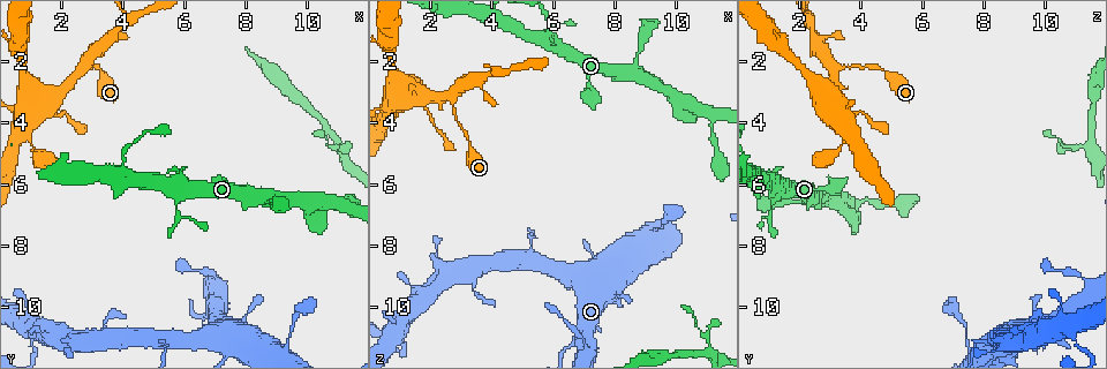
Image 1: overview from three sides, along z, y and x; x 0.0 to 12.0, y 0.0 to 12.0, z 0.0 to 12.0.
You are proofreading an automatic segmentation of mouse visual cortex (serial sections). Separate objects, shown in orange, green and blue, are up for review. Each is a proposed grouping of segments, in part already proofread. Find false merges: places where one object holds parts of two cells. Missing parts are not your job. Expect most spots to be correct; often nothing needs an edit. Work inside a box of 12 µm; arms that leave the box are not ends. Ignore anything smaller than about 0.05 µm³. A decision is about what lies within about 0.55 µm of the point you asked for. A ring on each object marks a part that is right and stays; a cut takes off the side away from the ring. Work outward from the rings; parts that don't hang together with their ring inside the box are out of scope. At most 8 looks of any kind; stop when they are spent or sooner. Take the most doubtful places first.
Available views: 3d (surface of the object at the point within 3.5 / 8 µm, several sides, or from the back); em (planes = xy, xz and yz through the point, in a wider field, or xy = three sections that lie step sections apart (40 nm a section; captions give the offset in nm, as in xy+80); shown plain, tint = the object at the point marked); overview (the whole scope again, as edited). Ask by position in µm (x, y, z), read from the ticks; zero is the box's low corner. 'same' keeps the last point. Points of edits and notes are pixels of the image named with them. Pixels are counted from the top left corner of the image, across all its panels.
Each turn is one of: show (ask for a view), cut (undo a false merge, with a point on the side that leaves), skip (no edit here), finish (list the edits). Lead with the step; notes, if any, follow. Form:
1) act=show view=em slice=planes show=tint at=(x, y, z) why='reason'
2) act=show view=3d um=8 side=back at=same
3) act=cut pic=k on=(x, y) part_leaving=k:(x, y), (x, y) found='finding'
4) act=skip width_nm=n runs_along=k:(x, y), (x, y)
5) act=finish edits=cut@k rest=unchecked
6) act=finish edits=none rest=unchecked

act=show view=3d um=3.5 at=(5.7, 6.8, 1.2) why='calibre changes'

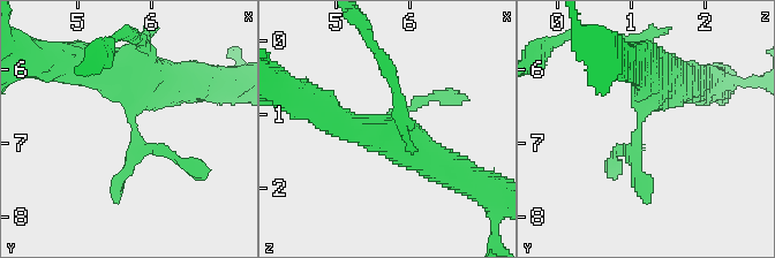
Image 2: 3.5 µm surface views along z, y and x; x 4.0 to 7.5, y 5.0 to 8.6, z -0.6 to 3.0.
act=show view=em slice=xy step=3 show=tint at=(5.75, 6.80, 1.15) why='need the tissue'

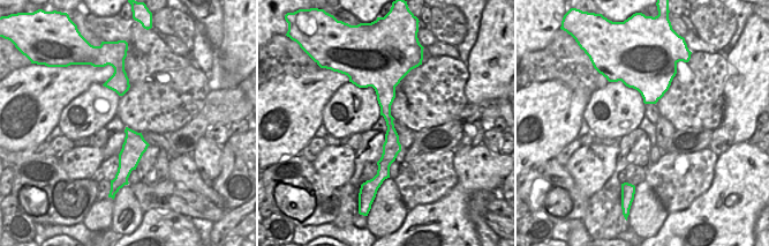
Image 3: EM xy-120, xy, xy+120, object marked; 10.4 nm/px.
act=skip runs_along=2:(674, 82), (615, 164) found='continuous, no second cell'

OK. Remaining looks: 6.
act=show view=3d um=3.5 at=(1.7, 3.3, 3.1) why='abrupt turn'

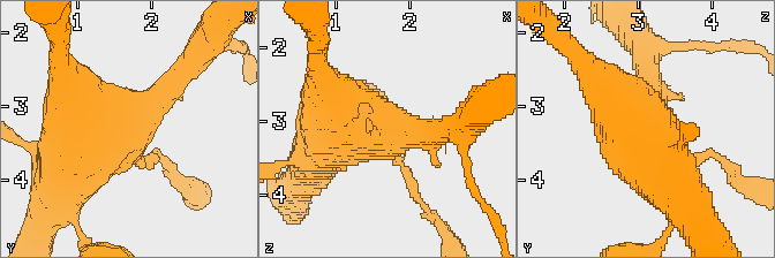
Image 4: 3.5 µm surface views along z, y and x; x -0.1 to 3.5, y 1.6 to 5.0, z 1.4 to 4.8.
act=show view=em slice=xy step=3 show=tint at=(1.65, 3.35, 3.15) why='need the tissue'

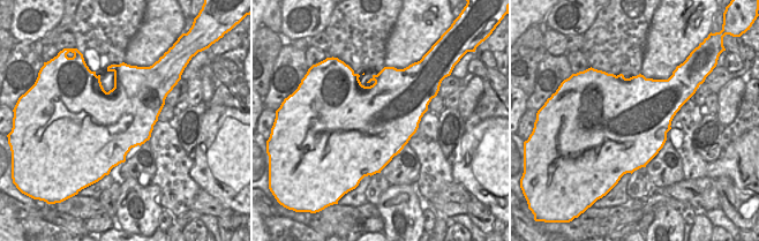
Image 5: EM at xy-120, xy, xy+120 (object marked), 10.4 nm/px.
act=show view=em slice=xy step=5 show=tint at=same

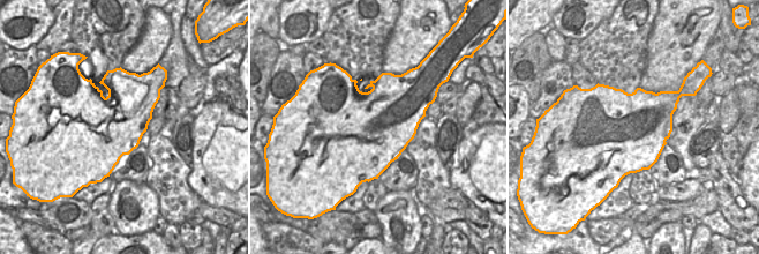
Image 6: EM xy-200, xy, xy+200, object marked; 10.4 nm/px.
act=skip width_nm=950 runs_along=4:(415, 131), (355, 129), (323, 78) found='one cell here'

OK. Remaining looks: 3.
act=show view=3d um=3.5 at=(5.4, 11.2, 7.8) why='abrupt turn'

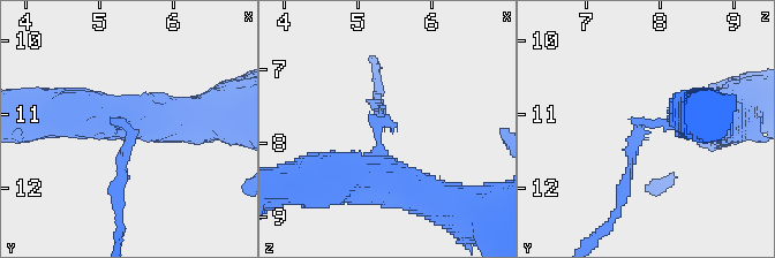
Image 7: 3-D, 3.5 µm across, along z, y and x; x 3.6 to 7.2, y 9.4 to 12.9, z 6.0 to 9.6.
act=show view=em slice=xy step=5 show=plain at=(5.35, 11.20, 7.70) arm_widths_nm=100,500

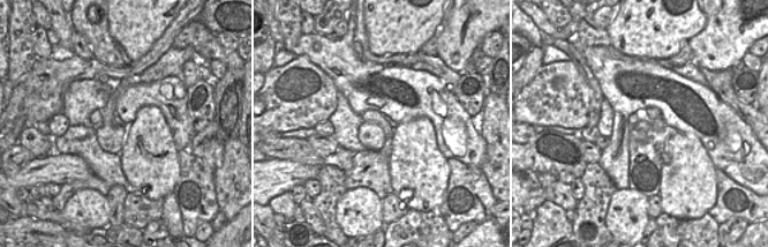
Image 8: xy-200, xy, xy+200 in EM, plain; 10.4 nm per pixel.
act=show view=em slice=xy step=5 show=tint at=same why='with the object marked'

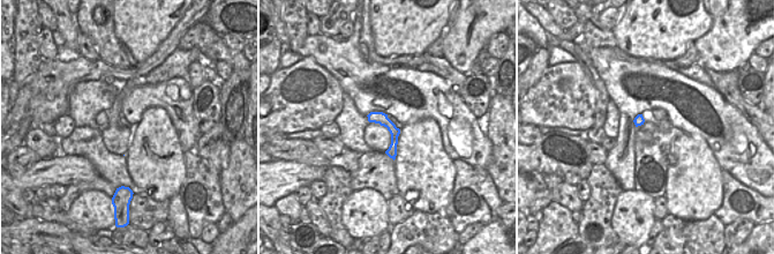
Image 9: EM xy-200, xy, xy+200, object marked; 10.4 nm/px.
act=cut pic=7 on=(121, 166) part_leaving=7:(125, 126), (121, 182), (111, 186) found='two cells meet here'

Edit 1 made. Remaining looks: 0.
act=finish edits=cut@7 rest=unchecked

